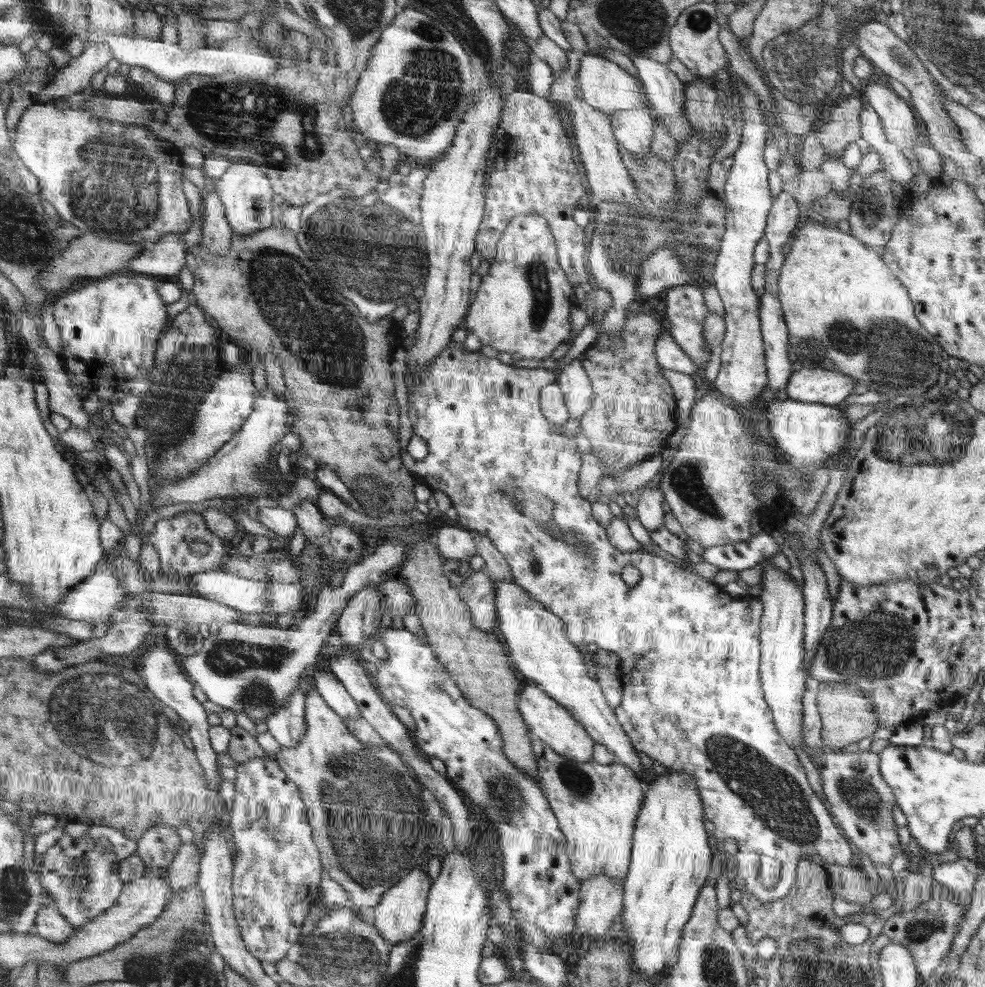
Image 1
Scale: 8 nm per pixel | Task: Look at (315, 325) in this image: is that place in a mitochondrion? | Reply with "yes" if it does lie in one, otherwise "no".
yes

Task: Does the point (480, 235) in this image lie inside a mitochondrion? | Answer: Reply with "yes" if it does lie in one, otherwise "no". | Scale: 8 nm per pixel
no

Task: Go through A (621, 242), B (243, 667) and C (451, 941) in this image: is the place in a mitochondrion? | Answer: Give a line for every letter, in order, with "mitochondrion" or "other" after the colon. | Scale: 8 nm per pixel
A: mitochondrion
B: mitochondrion
C: other

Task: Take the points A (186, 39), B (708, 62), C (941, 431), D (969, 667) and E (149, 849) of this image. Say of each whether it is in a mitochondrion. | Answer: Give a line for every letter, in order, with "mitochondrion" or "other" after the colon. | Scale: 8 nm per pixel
A: other
B: other
C: mitochondrion
D: other
E: other

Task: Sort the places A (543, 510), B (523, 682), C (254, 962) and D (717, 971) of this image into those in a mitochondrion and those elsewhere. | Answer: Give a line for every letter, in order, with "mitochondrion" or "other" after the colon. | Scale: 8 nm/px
A: mitochondrion
B: other
C: other
D: mitochondrion

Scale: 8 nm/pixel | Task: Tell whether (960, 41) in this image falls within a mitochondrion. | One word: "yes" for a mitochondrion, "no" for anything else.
yes

